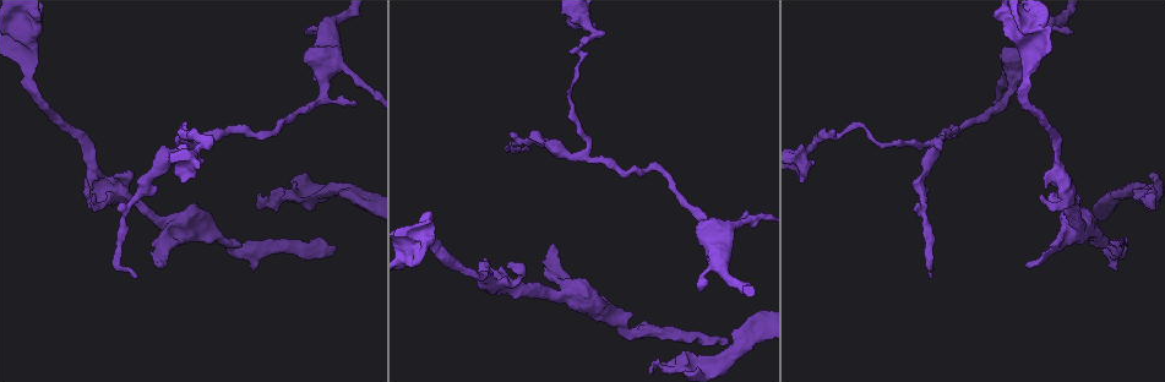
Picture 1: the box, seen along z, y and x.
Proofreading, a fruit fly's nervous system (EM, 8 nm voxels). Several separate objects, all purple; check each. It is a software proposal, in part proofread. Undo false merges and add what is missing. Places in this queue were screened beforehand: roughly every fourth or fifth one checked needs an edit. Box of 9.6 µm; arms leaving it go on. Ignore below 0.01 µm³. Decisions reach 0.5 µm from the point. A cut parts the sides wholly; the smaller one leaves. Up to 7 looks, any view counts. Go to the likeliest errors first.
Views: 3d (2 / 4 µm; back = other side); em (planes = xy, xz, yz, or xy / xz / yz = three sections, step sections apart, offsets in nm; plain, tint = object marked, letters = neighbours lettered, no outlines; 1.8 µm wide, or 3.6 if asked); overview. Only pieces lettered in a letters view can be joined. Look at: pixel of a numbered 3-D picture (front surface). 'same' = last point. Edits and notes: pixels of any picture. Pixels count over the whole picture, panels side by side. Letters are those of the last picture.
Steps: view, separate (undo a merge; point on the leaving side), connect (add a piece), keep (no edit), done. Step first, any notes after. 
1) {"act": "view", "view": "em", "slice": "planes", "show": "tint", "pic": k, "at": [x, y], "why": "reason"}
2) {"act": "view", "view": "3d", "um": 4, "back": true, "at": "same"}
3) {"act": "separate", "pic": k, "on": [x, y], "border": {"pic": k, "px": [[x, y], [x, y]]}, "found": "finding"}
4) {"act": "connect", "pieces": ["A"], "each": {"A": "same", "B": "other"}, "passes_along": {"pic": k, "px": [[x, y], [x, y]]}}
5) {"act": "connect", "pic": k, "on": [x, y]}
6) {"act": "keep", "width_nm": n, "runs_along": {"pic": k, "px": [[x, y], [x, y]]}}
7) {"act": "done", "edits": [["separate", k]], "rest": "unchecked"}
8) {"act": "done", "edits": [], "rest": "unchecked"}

{"act": "view", "view": "3d", "um": 4, "pic": 1, "at": [1153, 194], "why": "free end"}

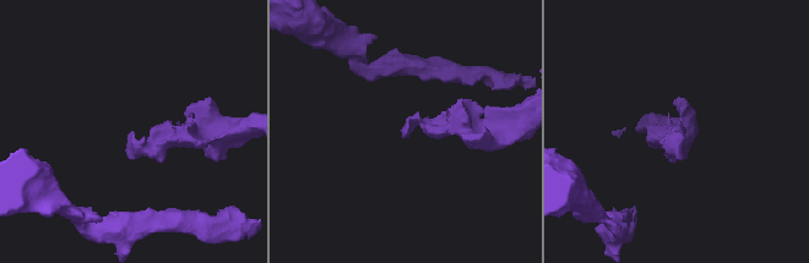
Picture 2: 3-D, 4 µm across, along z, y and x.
{"act": "view", "view": "em", "um": 3.6, "slice": "yz", "step": 16, "show": "letters", "pic": 2, "at": [406, 131], "why": "need the tissue"}

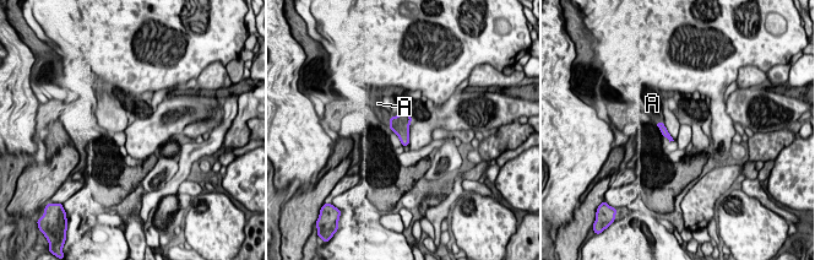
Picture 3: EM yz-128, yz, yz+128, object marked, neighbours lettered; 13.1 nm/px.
{"act": "connect", "pieces": ["A"], "width_nm": 240, "each": {"A": "same"}, "found": "the cell continues"}

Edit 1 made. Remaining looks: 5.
{"act": "view", "view": "overview", "why": "redraw"}

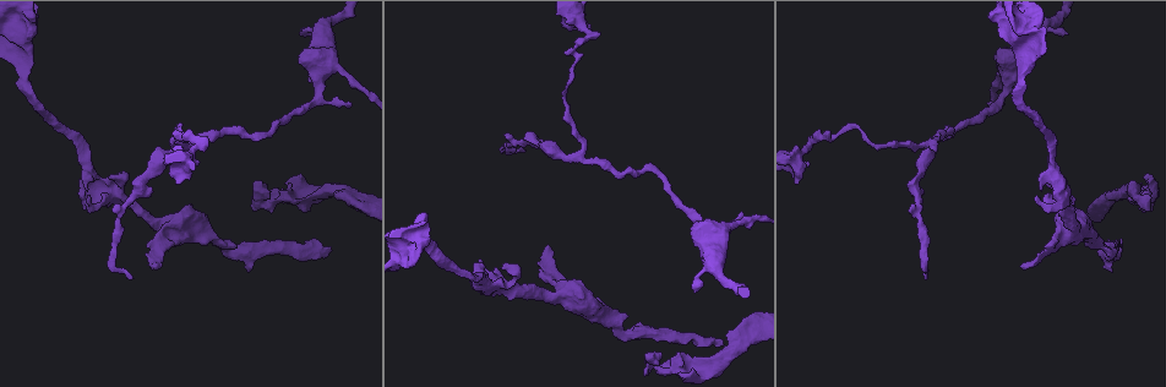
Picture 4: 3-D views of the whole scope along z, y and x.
{"act": "view", "view": "3d", "um": 4, "pic": 4, "at": [579, 156], "why": "sudden change in width"}

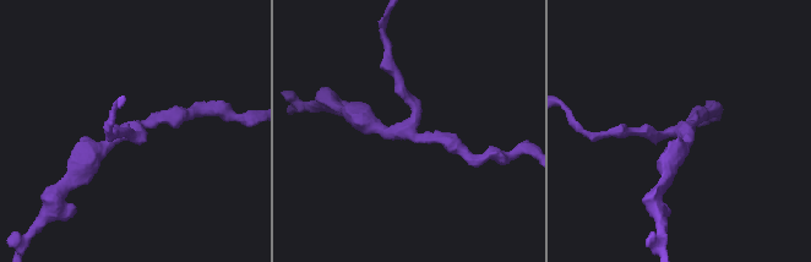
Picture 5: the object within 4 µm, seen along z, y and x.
{"act": "view", "view": "em", "slice": "xz", "step": 8, "show": "tint", "pic": 5, "at": [687, 129], "arms": 3, "why": "shape alone is not enough"}

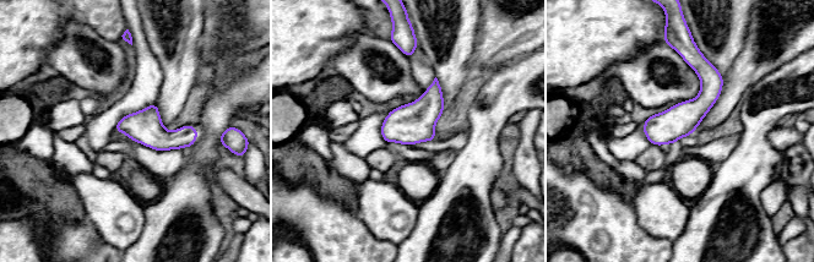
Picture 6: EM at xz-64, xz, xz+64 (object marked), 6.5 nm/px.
{"act": "view", "view": "em", "slice": "planes", "show": "letters", "at": "same", "why": "cut it another way"}

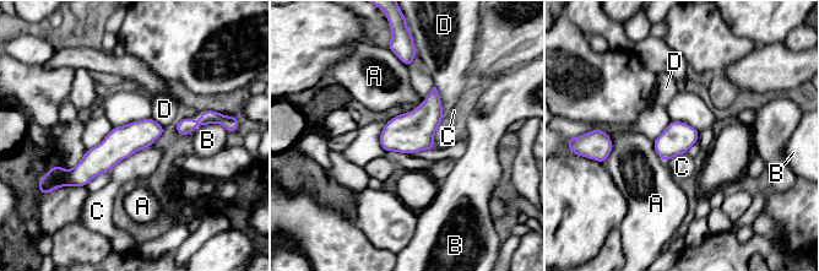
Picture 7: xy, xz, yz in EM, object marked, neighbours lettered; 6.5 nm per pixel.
{"act": "keep", "each": {"A": "other", "B": "other", "C": "other", "D": "other"}, "runs_along": {"pic": 7, "px": [[159, 129], [120, 142], [70, 175]]}, "found": "one cell here"}

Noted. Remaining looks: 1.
{"act": "done", "edits": [["connect", 3]], "rest": "unchecked"}

